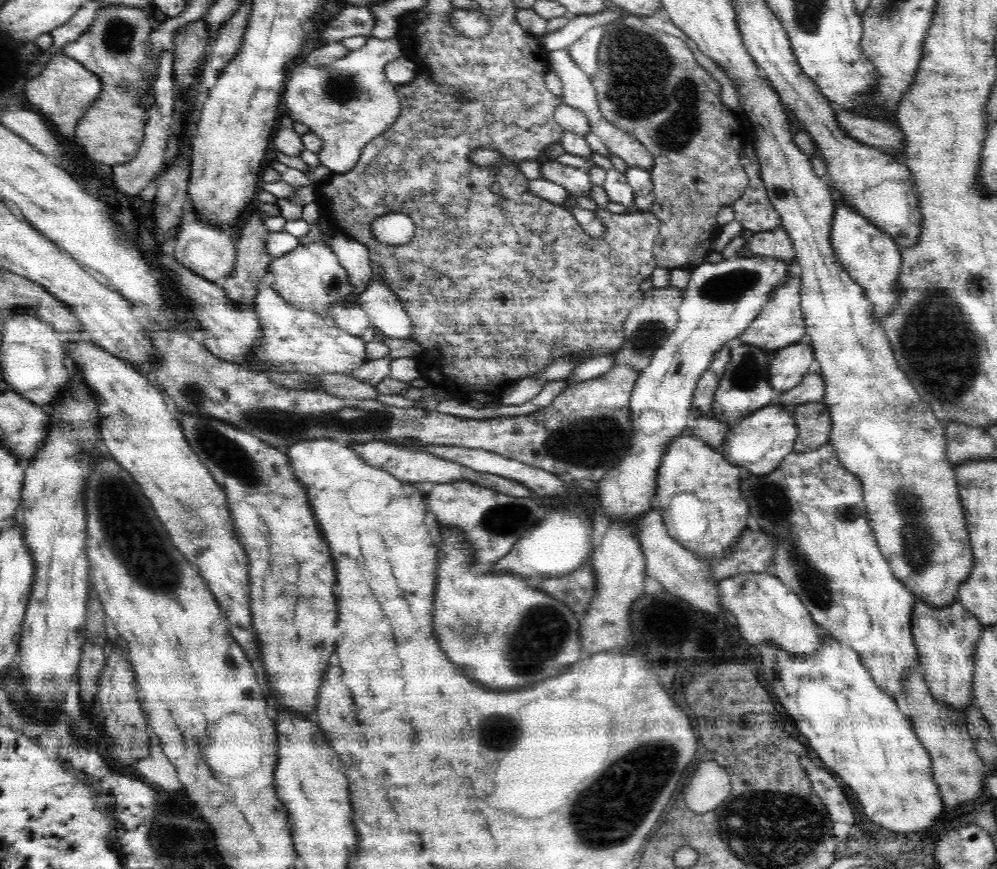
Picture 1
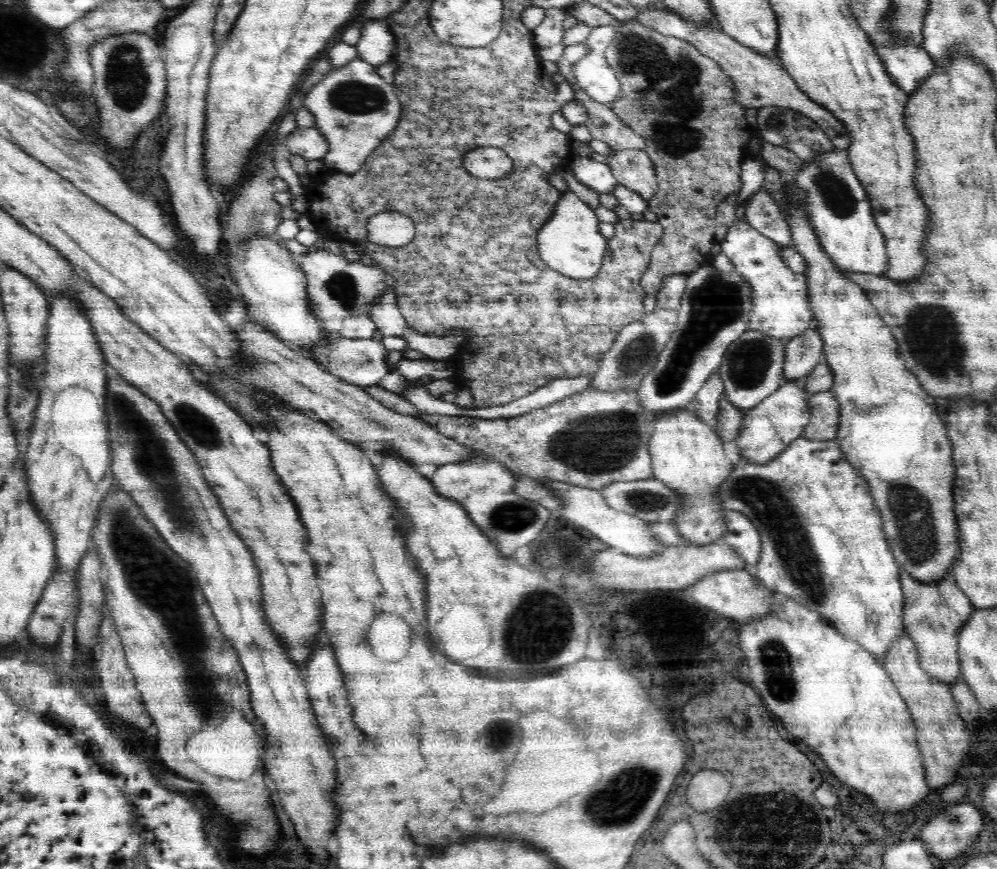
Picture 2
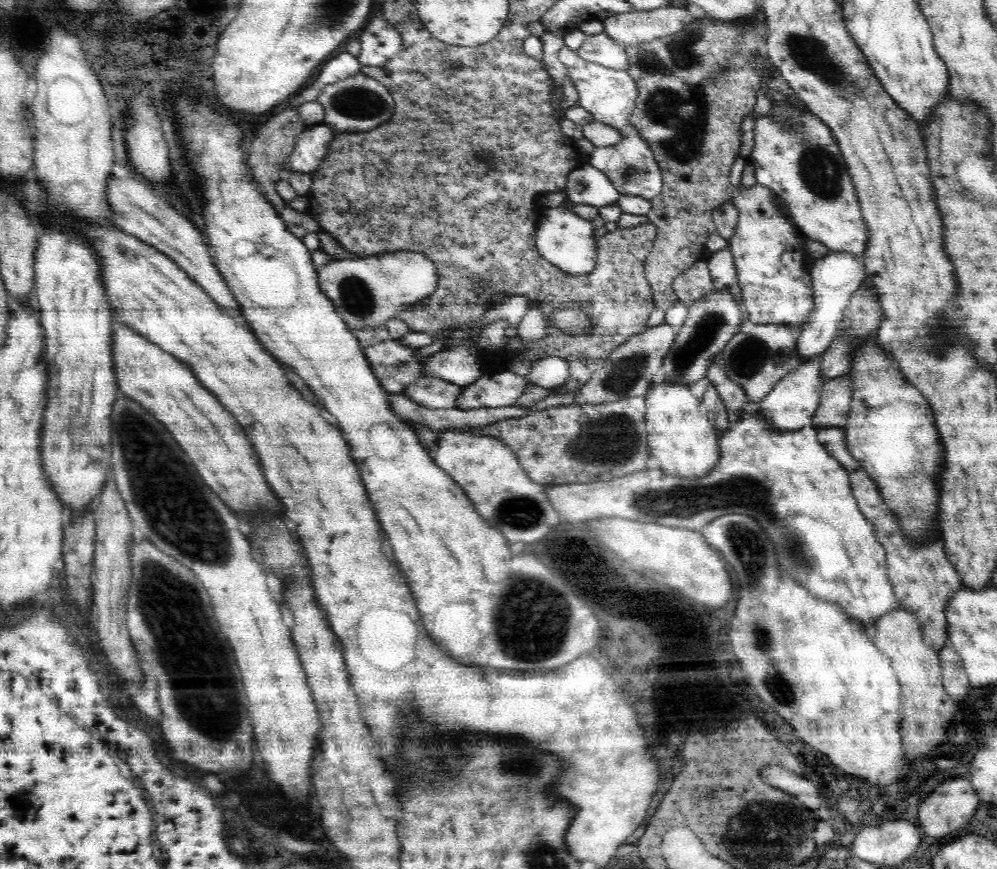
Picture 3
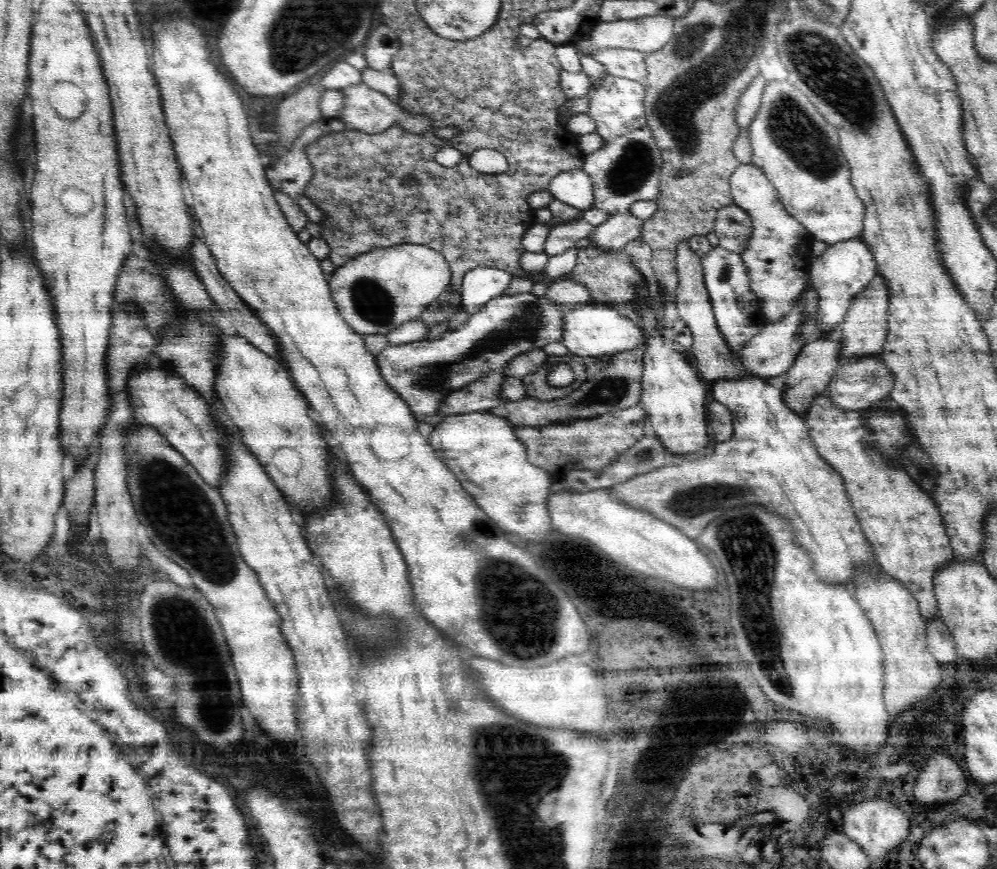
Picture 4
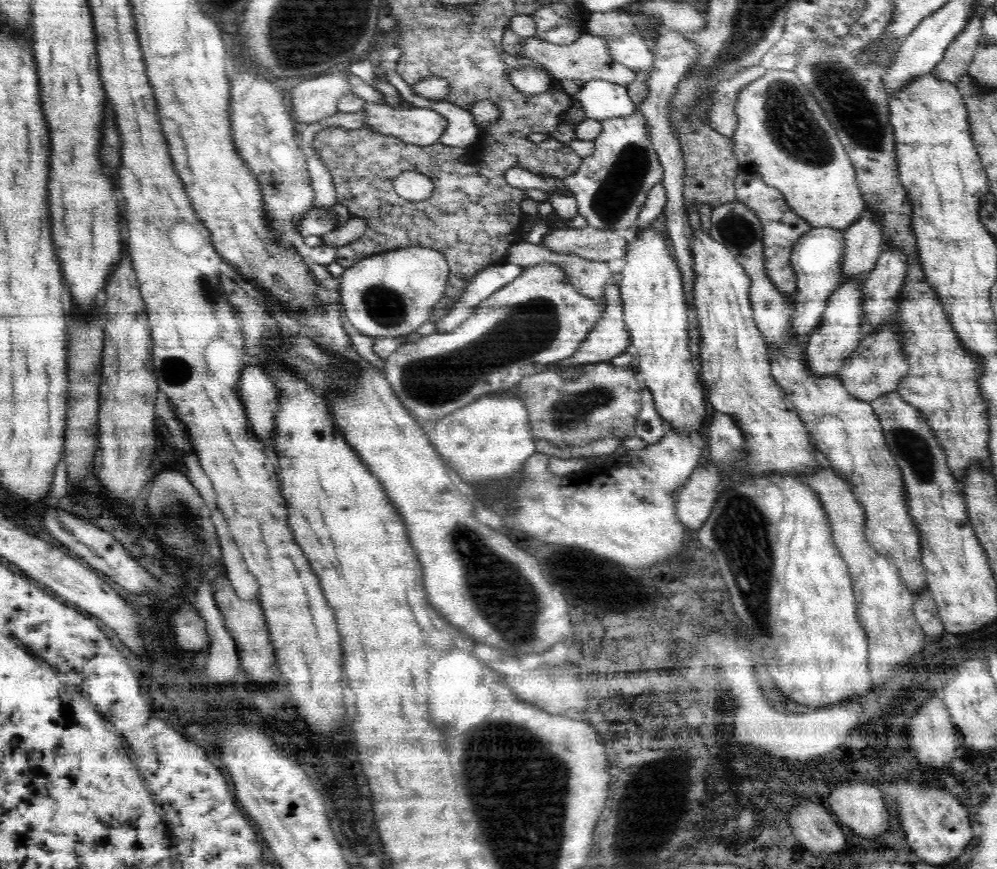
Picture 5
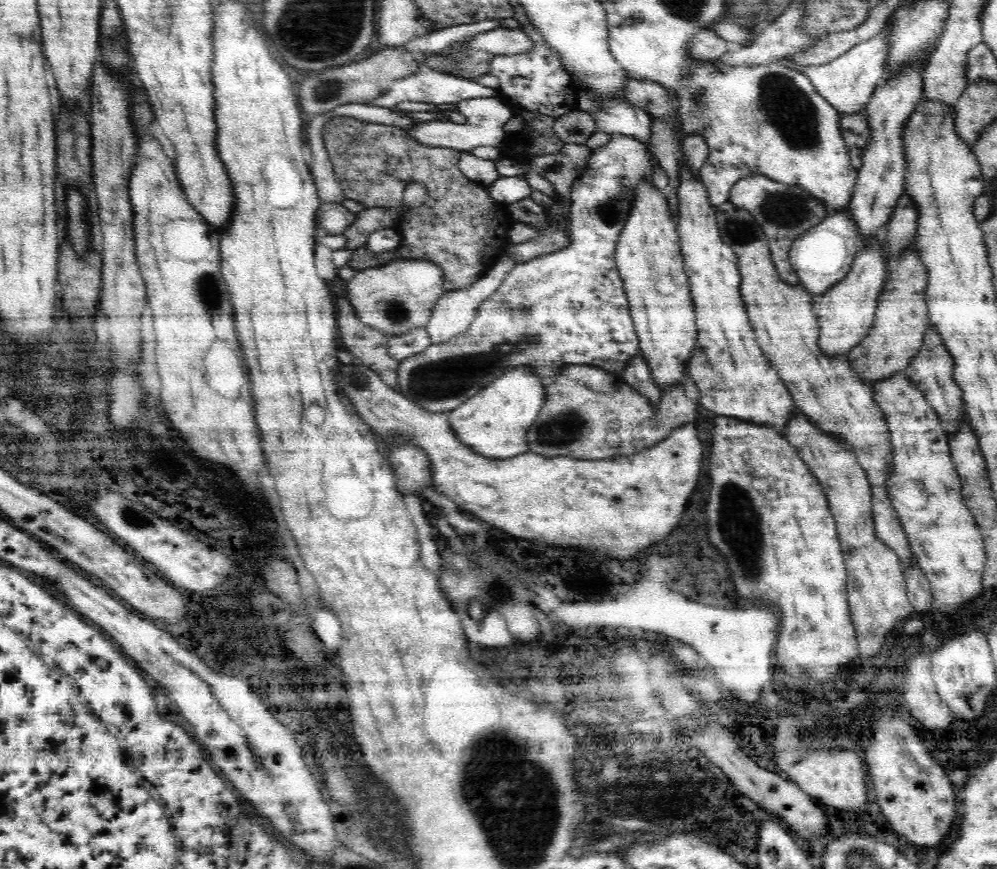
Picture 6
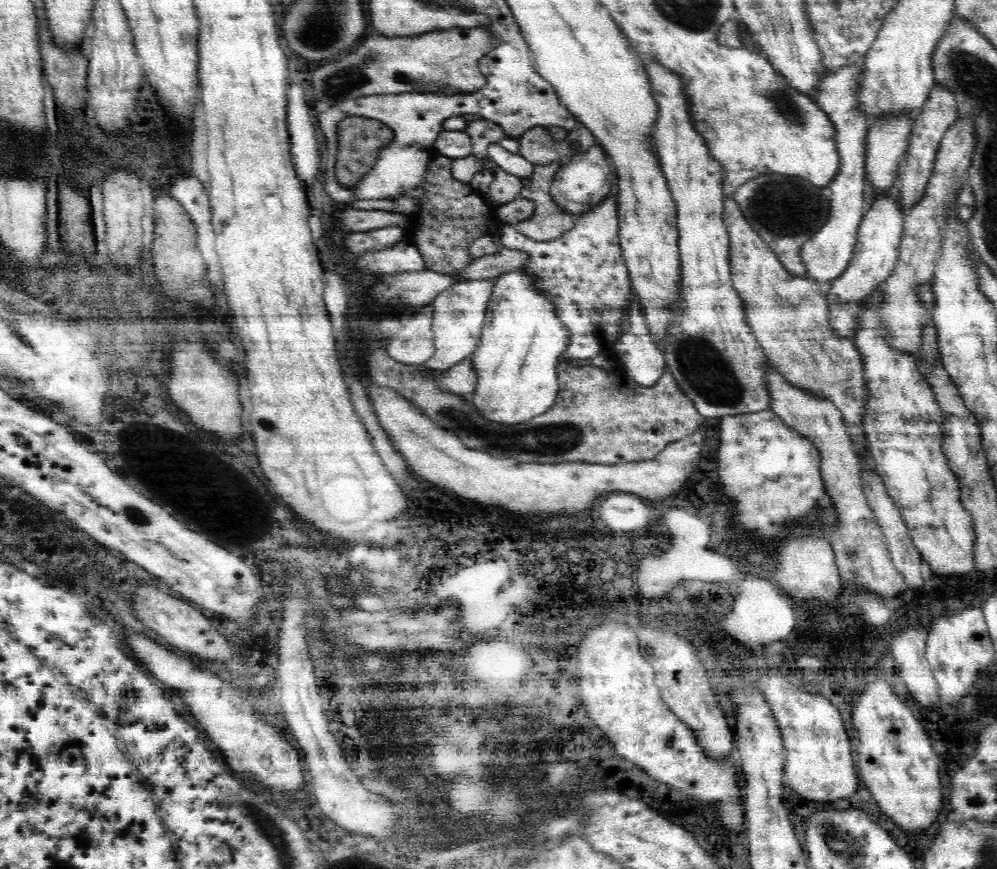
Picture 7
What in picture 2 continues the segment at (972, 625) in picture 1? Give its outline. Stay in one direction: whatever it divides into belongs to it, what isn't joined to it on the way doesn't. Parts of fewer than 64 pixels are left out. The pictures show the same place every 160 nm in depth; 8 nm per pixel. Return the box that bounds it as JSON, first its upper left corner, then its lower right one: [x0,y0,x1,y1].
[899,569,973,686]

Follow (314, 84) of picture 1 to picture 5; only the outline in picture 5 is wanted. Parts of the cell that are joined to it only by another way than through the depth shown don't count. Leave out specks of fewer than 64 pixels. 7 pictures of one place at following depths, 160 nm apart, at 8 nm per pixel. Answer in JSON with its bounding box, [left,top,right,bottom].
[362,103,448,146]

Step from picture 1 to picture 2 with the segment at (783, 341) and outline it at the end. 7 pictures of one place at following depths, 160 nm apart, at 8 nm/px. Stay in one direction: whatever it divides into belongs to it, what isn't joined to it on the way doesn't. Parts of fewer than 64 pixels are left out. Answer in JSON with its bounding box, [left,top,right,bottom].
[721,218,814,339]

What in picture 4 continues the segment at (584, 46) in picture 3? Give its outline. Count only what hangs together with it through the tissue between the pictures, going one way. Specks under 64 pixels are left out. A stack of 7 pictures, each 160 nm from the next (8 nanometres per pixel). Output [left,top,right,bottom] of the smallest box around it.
[592,48,646,82]

